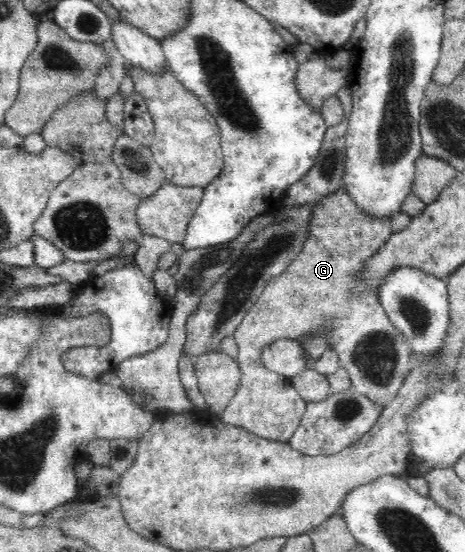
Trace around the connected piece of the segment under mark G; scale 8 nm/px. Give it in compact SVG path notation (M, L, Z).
M343 188L327 194L327 196L324 196L316 203L316 209L314 210L313 216L311 217L309 223L309 236L307 237L301 252L293 259L291 266L289 266L289 269L286 272L274 277L267 284L265 291L261 293L261 297L257 300L256 305L252 307L252 310L249 310L249 313L245 316L245 318L243 318L241 324L237 326L237 331L234 333L234 337L237 341L237 345L239 346L239 350L238 356L235 359L237 363L239 363L239 367L241 367L241 382L239 382L237 392L235 392L235 396L231 398L226 410L223 411L221 415L217 416L219 420L223 421L225 424L241 427L242 429L256 434L261 438L289 443L289 438L295 434L295 430L297 430L297 428L299 428L299 424L301 424L301 418L305 415L307 403L305 403L305 400L300 397L297 389L292 385L292 382L288 378L283 377L282 375L274 374L269 371L265 365L263 365L263 361L261 361L261 354L263 354L263 350L265 348L272 346L277 339L299 341L310 333L319 333L322 330L321 328L329 329L327 332L326 330L323 330L325 337L327 337L325 338L325 341L327 341L329 349L333 349L333 351L337 353L340 368L344 368L350 374L352 387L359 394L366 396L369 400L377 403L377 405L381 405L383 408L387 407L392 402L395 396L397 396L397 393L399 393L399 390L401 390L401 387L403 386L412 367L413 360L411 358L411 348L409 344L406 344L404 334L402 334L389 320L389 317L386 316L385 310L380 304L376 292L374 292L370 286L364 286L364 284L362 284L360 271L363 269L363 264L365 264L365 262L367 262L373 254L377 254L377 252L379 252L379 248L385 244L387 238L389 238L389 236L393 233L393 229L391 229L391 216L373 217L371 215L367 215L363 209L359 209L359 207L357 207L357 203L353 203L353 198L351 198L351 195L349 195L349 193L347 193L347 191Z

